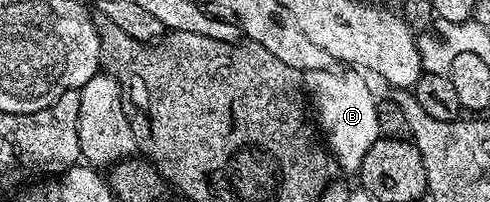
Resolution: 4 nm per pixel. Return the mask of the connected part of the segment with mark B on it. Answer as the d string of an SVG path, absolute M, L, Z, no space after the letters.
M328 67L305 73L304 87L313 115L314 112L318 115L316 124L324 137L325 147L332 153L332 160L334 156L335 162L344 171L357 174L364 162L364 154L368 154L368 150L372 150L372 142L380 138L376 122L378 100L373 90L366 85L365 75L354 70L334 71L333 67Z

